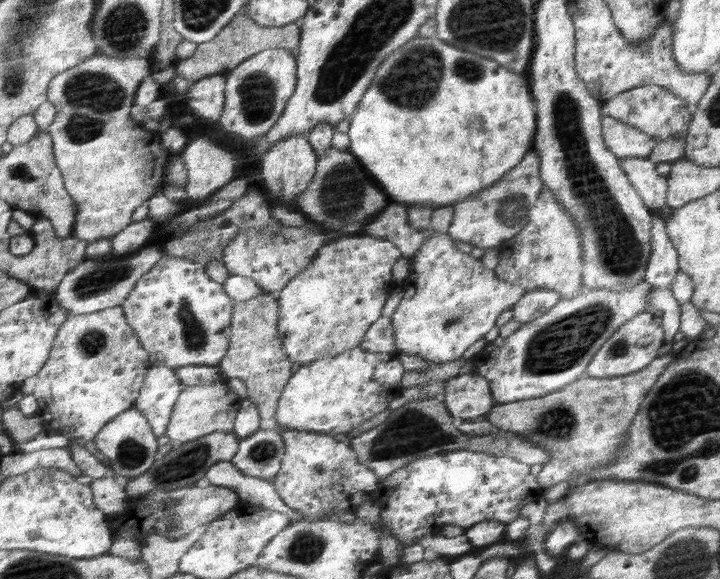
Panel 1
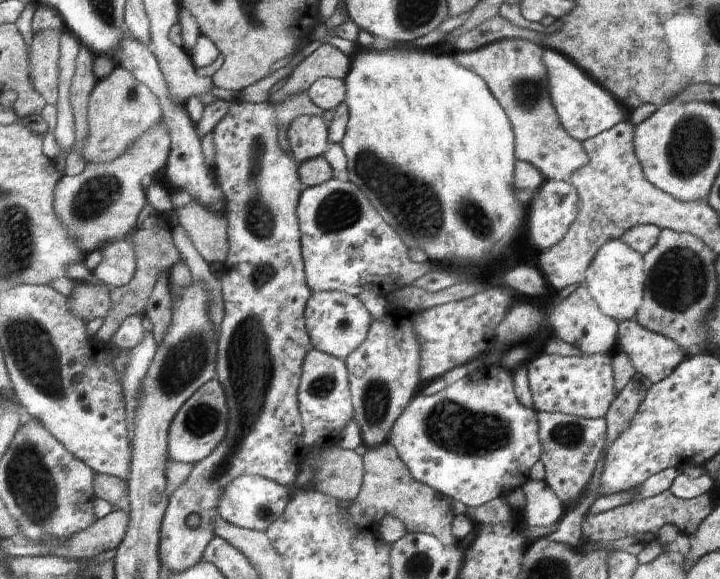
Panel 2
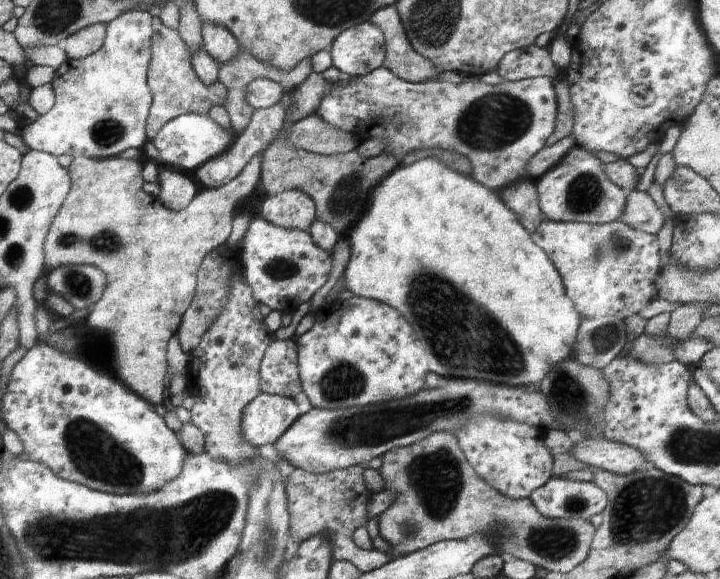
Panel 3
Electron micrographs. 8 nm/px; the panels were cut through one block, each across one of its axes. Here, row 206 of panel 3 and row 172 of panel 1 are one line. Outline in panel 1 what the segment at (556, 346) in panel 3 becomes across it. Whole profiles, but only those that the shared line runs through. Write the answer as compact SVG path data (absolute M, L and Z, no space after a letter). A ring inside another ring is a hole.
M415 36L408 44L397 48L394 54L378 68L374 77L357 110L352 112L347 133L350 139L348 150L368 168L374 181L379 183L383 191L387 192L388 196L391 196L395 202L402 202L408 206L417 202L431 202L438 207L453 206L499 182L504 175L512 171L525 158L524 154L532 148L534 128L538 128L538 109L534 108L532 98L526 94L528 92L526 80L519 74L511 72L510 68L498 64L495 60L478 56L474 52L466 52L462 48L456 48L455 45L448 44L447 41L438 40L438 37ZM478 116L482 118L482 126L470 126L470 130L468 130L468 122L472 118L478 118Z

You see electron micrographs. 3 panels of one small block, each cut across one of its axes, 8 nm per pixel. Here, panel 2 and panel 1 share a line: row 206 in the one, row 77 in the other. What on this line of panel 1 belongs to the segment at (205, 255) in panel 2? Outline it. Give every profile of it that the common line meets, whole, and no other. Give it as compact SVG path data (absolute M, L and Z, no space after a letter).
M244 10L240 11L212 41L202 43L197 46L194 54L187 59L181 59L174 68L178 75L188 78L192 83L199 82L201 78L210 75L228 74L232 72L244 60L258 55L266 49L285 48L292 53L298 51L298 46L302 38L302 25L298 22L290 23L281 27L260 26L251 19Z

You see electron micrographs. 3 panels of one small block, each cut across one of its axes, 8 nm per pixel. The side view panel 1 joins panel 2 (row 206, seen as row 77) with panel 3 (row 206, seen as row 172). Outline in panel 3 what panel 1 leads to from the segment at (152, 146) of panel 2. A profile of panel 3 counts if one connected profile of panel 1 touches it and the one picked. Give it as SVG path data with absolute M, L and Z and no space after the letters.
M256 154L236 178L222 186L196 193L192 202L181 211L166 208L158 197L148 196L142 190L142 164L136 159L78 157L69 167L74 188L47 236L46 273L69 264L94 265L106 272L109 278L107 292L92 308L88 324L114 332L116 357L112 369L125 384L153 405L162 404L163 397L168 395L164 391L167 342L178 332L183 314L195 298L196 282L199 282L196 272L199 272L207 254L228 240L236 202L246 198L258 184L262 176L262 160L263 156Z

